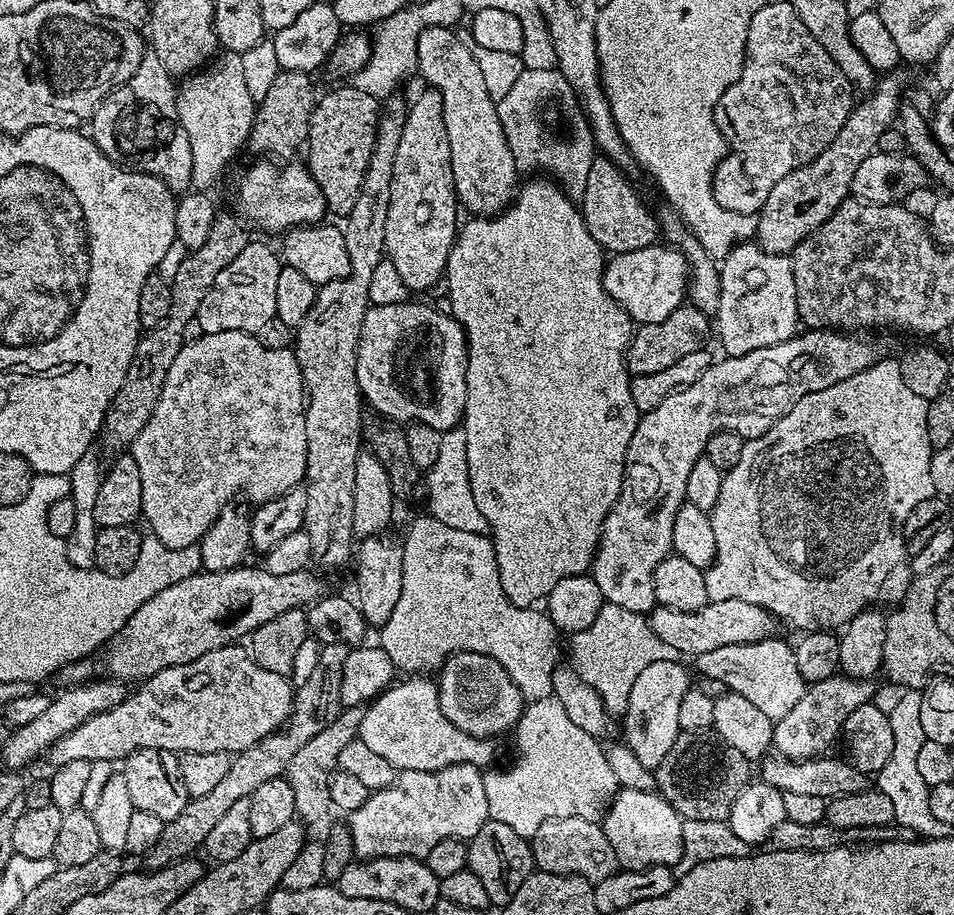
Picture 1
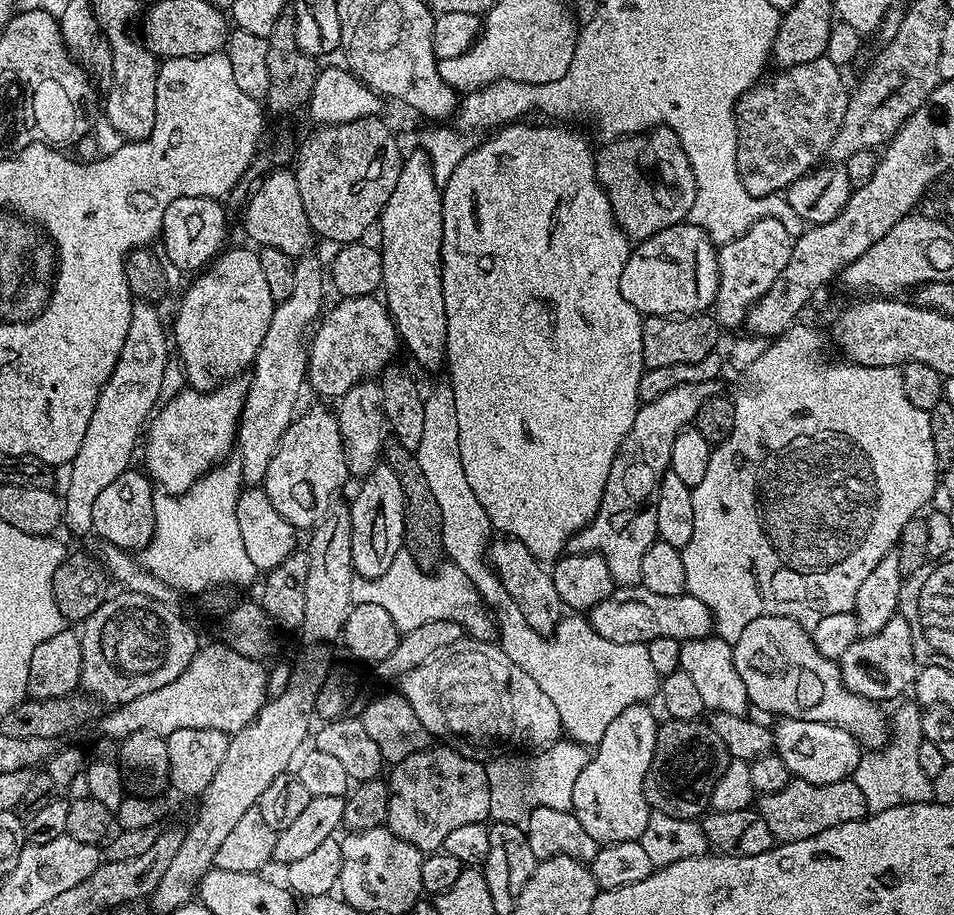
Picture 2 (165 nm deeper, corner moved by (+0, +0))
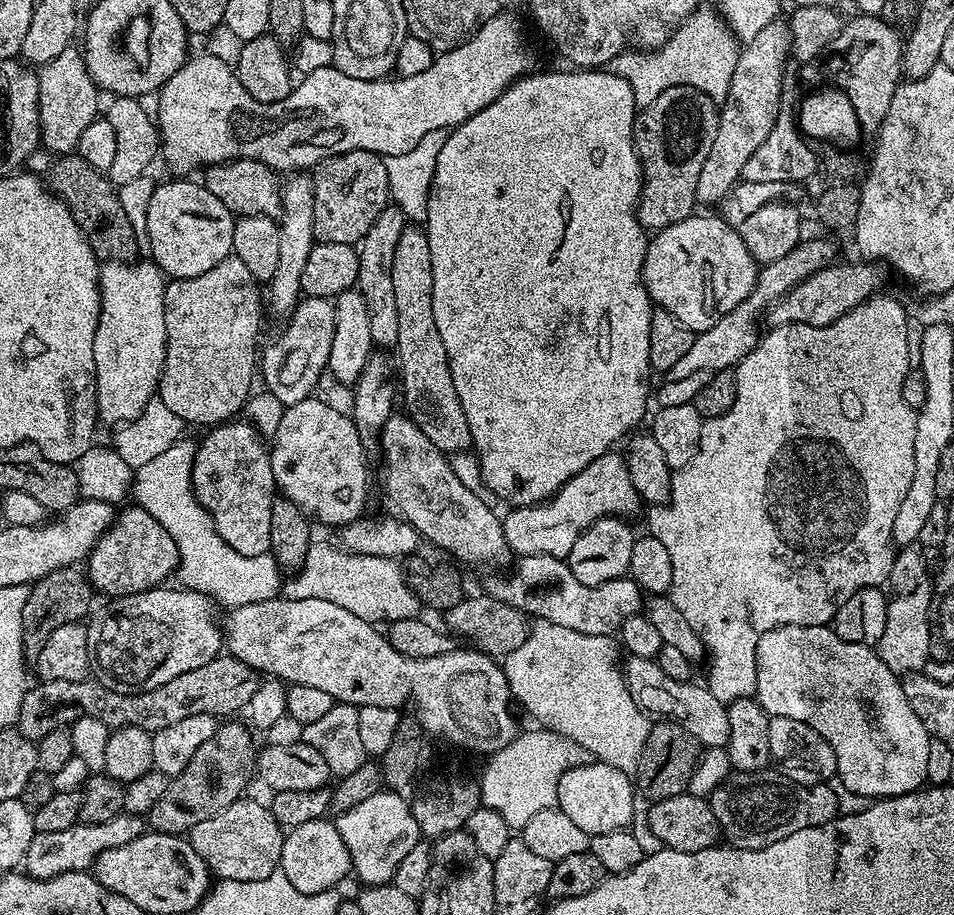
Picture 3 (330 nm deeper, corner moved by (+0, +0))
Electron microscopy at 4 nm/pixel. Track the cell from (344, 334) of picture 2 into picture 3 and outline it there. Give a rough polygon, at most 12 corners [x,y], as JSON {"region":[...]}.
{"region":[[301,299],[273,344],[263,387],[287,406],[309,399],[334,342],[335,303]]}

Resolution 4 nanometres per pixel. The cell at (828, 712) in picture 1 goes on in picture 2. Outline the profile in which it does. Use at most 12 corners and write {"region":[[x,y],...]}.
{"region":[[906,618],[861,636],[838,663],[854,694],[899,701],[918,671]]}

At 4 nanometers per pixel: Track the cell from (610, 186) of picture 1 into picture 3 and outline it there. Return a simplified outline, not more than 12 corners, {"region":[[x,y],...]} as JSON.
{"region":[[685,84],[637,111],[646,230],[697,207],[717,101]]}

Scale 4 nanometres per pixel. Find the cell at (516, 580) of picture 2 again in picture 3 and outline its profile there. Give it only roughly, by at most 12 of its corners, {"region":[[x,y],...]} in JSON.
{"region":[[407,414],[380,429],[384,492],[464,564],[510,559],[504,521]]}

